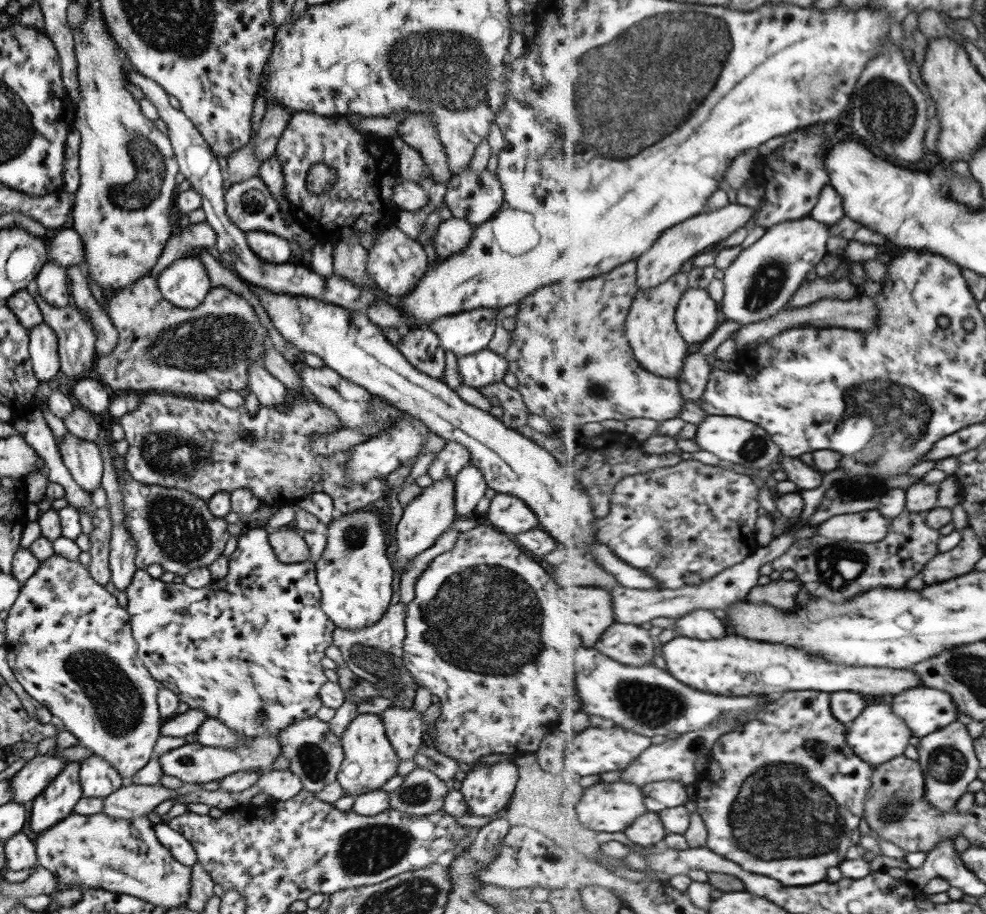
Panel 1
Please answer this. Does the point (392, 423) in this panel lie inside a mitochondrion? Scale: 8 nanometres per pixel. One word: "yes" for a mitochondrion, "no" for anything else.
no

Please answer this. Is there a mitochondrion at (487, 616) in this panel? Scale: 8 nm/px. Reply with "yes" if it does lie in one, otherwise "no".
yes

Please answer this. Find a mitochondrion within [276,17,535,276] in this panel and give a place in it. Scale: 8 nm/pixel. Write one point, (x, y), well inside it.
(446, 69)

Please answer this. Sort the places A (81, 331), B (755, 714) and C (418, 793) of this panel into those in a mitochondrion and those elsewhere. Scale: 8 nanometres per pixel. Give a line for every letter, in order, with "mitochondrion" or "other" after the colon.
A: mitochondrion
B: other
C: mitochondrion

